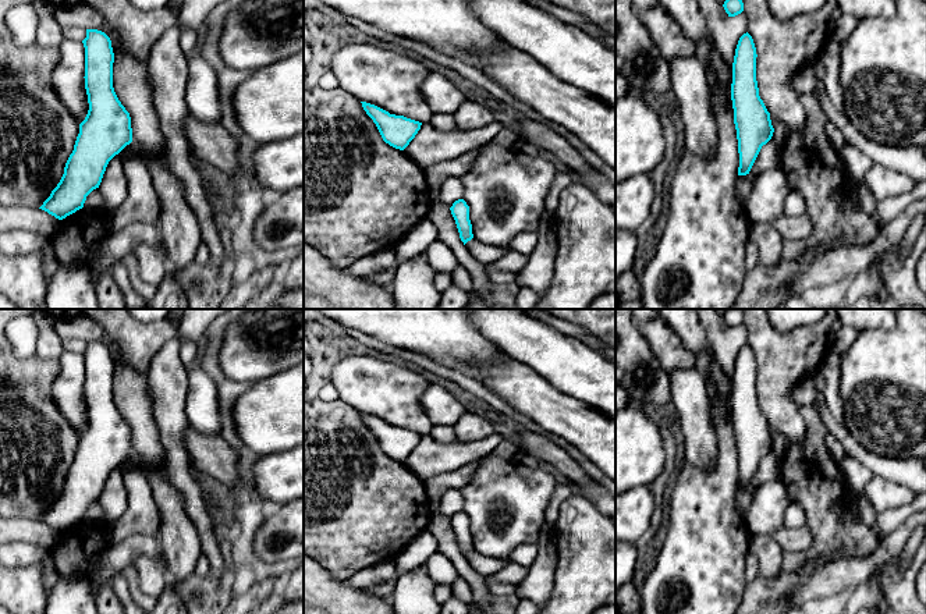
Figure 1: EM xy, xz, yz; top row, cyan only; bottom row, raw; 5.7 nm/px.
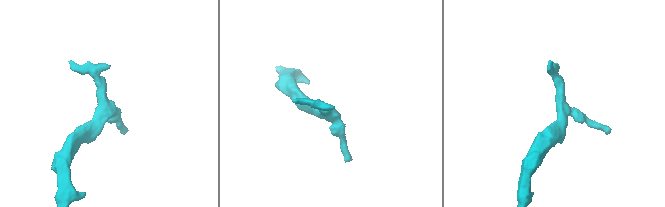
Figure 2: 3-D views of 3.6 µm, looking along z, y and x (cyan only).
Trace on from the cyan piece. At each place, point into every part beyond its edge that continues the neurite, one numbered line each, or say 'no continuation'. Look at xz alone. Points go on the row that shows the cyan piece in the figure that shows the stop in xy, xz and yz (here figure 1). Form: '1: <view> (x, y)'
no continuation

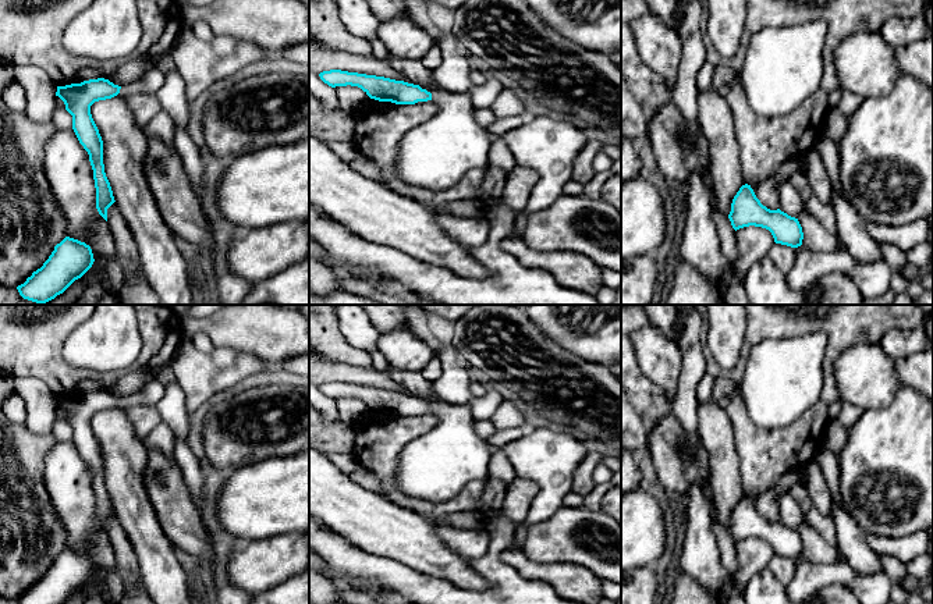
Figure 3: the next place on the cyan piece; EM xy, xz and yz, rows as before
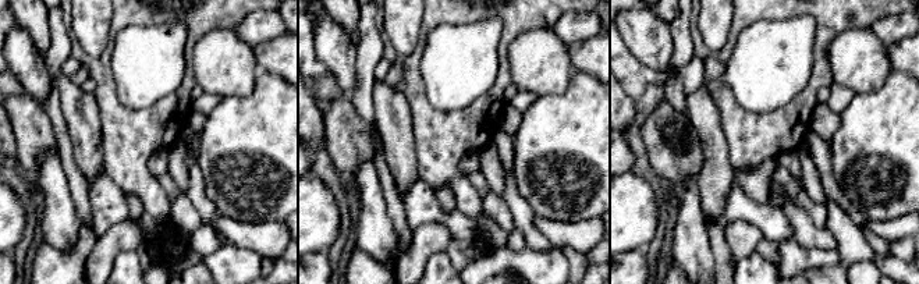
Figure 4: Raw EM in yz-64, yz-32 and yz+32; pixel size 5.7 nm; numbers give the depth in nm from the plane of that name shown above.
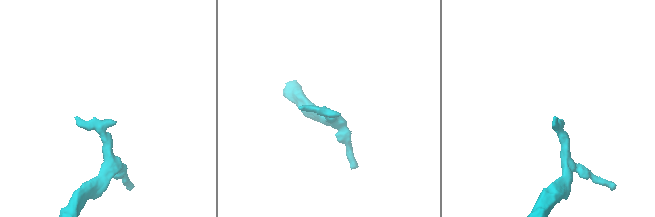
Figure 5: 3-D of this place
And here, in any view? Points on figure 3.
1: xy (152, 80)

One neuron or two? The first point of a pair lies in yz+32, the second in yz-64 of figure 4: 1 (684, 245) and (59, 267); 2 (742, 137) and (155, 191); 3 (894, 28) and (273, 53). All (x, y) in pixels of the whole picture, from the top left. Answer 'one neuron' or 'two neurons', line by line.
1: two neurons
2: one neuron
3: two neurons

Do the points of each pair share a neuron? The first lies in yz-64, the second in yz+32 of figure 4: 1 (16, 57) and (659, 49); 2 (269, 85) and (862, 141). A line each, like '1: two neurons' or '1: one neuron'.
1: one neuron
2: one neuron

